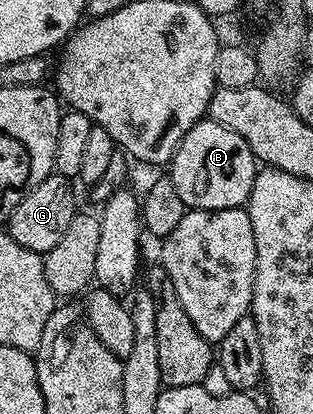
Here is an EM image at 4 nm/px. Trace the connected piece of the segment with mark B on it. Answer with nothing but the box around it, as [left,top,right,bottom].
[167,120,258,210]

